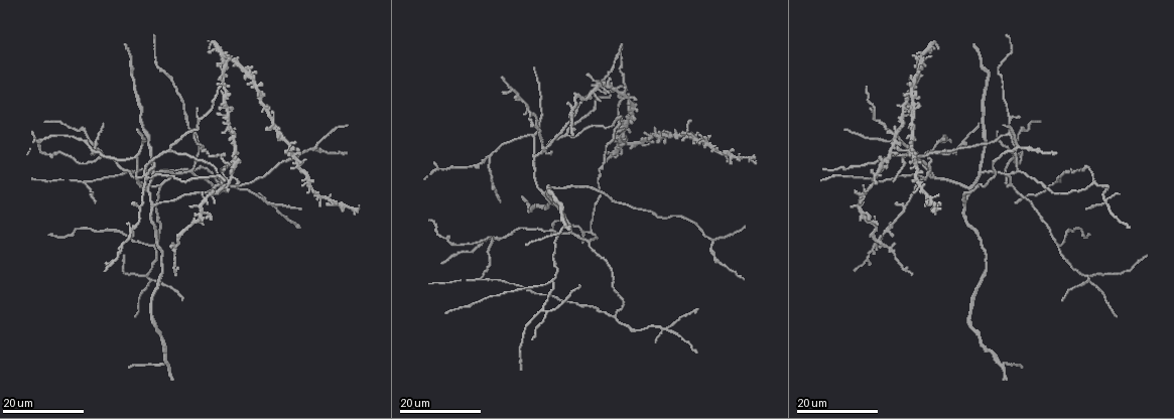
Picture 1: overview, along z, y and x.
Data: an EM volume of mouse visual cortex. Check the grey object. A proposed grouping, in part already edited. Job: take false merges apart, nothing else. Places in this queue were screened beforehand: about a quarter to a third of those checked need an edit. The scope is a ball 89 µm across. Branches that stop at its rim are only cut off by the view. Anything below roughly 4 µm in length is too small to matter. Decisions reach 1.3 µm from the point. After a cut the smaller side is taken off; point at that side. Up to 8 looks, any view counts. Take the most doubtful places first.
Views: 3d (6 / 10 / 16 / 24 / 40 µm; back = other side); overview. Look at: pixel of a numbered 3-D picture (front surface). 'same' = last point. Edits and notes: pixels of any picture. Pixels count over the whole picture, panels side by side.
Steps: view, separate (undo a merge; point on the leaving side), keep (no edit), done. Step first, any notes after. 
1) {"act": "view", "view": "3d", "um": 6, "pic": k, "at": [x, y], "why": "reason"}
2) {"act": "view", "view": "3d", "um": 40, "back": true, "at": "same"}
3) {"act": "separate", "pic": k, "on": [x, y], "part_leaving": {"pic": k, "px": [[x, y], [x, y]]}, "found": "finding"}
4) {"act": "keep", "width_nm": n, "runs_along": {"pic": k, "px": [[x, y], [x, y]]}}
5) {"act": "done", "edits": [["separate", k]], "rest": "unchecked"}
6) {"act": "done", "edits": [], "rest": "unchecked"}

{"act": "view", "view": "3d", "um": 16, "pic": 1, "at": [82, 182], "why": "three arms meet"}

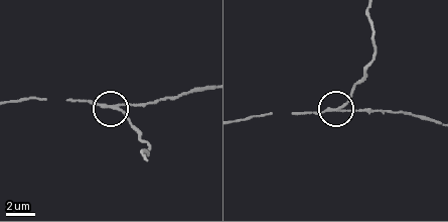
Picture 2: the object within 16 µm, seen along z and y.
{"act": "view", "view": "3d", "um": 6, "pic": 2, "at": [342, 107]}

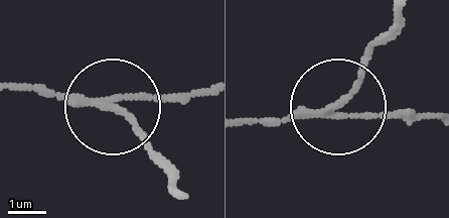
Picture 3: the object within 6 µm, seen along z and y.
{"act": "separate", "pic": 3, "on": [135, 118], "width_nm": 170, "part_leaving": {"pic": 3, "px": [[88, 102], [114, 111], [174, 179]]}, "found": "two neurons meet here"}

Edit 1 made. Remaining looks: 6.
{"act": "view", "view": "overview"}

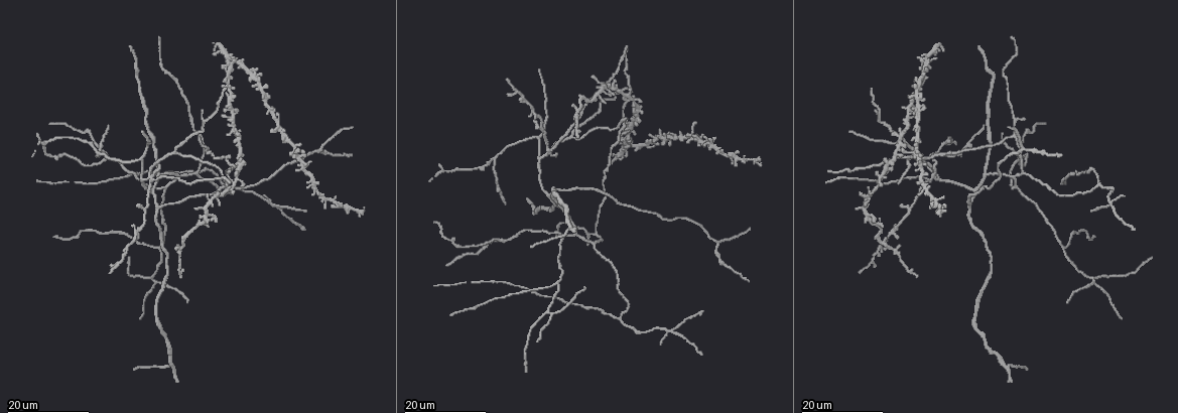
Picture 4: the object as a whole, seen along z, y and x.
{"act": "view", "view": "3d", "um": 24, "pic": 4, "at": [669, 331], "why": "three arms meet"}

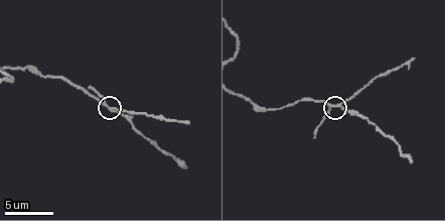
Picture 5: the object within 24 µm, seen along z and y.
{"act": "view", "view": "3d", "um": 10, "pic": 5, "at": [340, 103]}

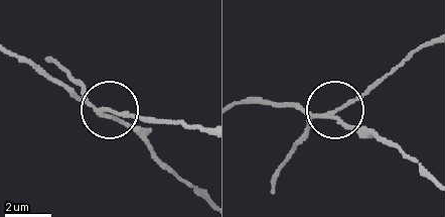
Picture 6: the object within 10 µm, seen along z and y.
{"act": "separate", "pic": 6, "on": [128, 114], "arms": 3, "part_leaving": {"pic": 6, "px": [[100, 107], [201, 128]]}, "found": "two neurons meet here"}

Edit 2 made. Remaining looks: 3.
{"act": "view", "view": "overview"}

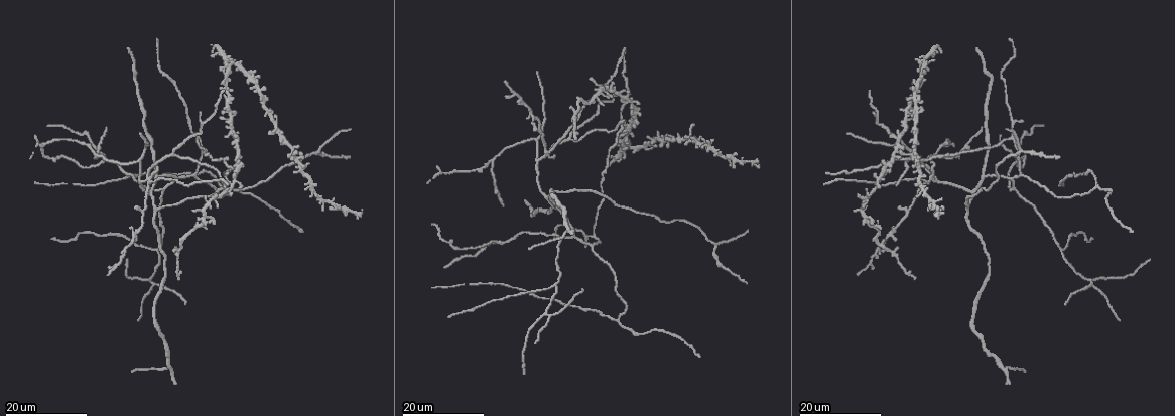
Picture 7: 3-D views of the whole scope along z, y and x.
{"act": "view", "view": "3d", "um": 24, "pic": 7, "at": [155, 285], "why": "branch point"}

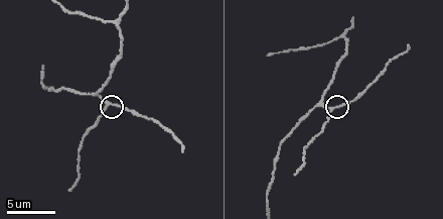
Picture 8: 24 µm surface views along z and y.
{"act": "view", "view": "3d", "um": 6, "pic": 8, "at": [107, 105]}

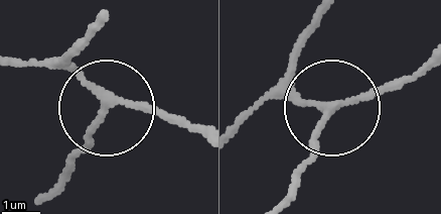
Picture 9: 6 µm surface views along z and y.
{"act": "keep", "side_arm_um": 13, "arms": 3, "found": "continuous, no second neuron"}

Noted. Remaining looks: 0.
{"act": "done", "edits": [["separate", 3], ["separate", 6]], "rest": "unchecked"}

